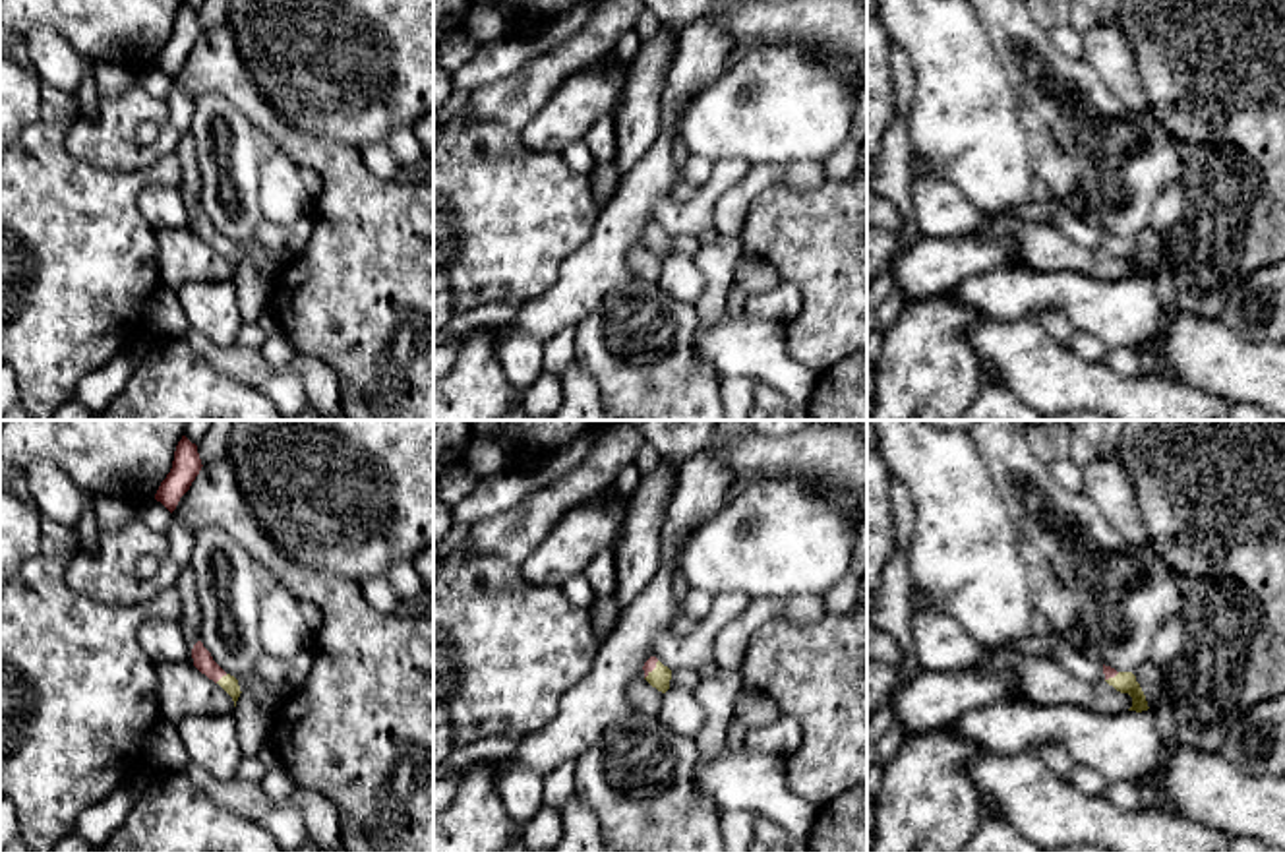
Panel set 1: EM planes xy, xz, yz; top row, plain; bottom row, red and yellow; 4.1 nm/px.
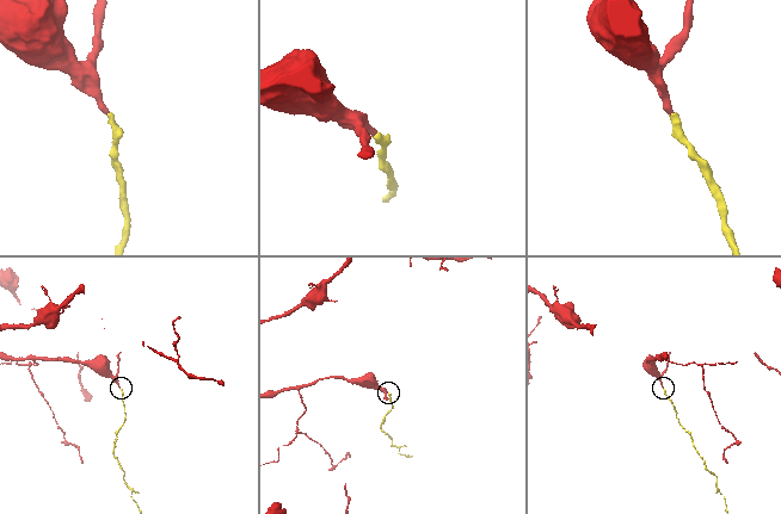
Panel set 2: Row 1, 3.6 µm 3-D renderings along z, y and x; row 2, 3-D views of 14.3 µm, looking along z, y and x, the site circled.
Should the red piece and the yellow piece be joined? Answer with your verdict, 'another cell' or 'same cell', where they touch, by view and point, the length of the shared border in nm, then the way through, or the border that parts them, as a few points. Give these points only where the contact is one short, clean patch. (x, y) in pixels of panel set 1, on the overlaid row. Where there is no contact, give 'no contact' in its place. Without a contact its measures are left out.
same cell; meets red in xy at (221, 676); contact 70 nm long; runs through xy (202, 657), (221, 676), (229, 684)

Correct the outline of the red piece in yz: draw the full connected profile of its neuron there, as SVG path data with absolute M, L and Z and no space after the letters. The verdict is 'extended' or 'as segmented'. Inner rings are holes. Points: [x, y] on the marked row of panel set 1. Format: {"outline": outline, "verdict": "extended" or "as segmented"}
{"outline": "M1103 664L1103 674L1105 674L1105 682L1109 685L1113 685L1117 691L1128 693L1132 697L1132 707L1128 711L1142 713L1142 711L1150 709L1146 695L1132 672L1117 672L1115 668Z", "verdict": "extended"}

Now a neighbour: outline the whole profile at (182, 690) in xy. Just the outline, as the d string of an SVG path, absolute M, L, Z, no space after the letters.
M190 660L159 662L157 674L157 707L161 718L178 724L192 715L232 715L232 697Z

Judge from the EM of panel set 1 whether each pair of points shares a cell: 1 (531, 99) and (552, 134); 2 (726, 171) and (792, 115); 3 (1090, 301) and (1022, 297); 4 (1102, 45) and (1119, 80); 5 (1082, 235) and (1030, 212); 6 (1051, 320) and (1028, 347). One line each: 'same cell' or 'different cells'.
1: different cells
2: different cells
3: same cell
4: same cell
5: same cell
6: different cells

